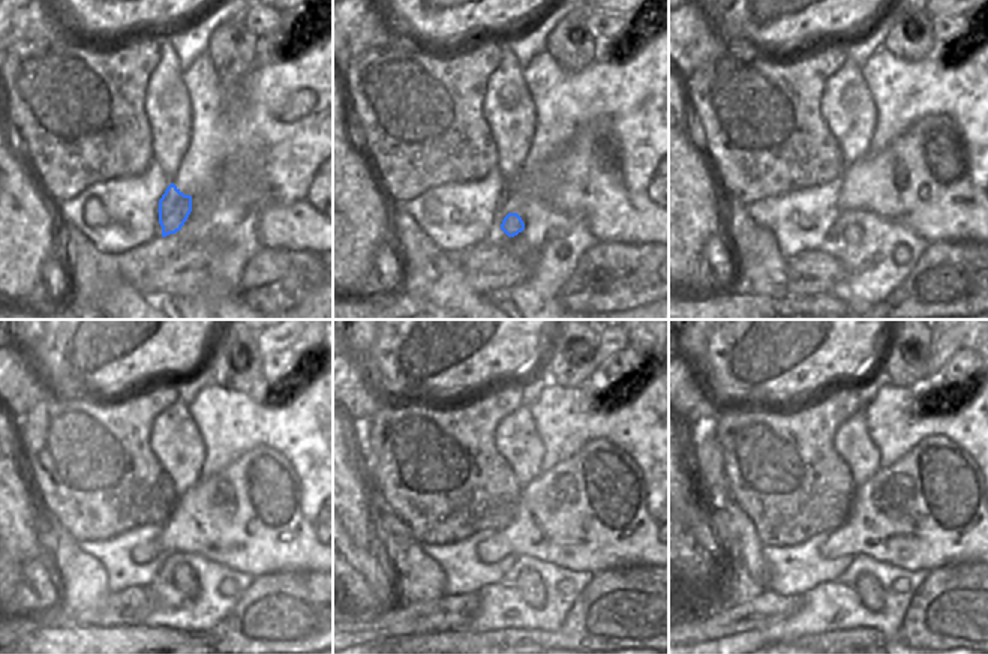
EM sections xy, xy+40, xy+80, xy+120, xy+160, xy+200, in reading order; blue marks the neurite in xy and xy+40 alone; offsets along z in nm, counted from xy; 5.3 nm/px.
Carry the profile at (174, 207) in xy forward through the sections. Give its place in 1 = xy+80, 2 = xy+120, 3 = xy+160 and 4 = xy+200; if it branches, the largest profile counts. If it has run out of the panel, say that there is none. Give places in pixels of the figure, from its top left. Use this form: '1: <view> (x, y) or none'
1: xy+80 (853, 234)
2: xy+120 (185, 578)
3: xy+160 (529, 584)
4: xy+200 (868, 588)

